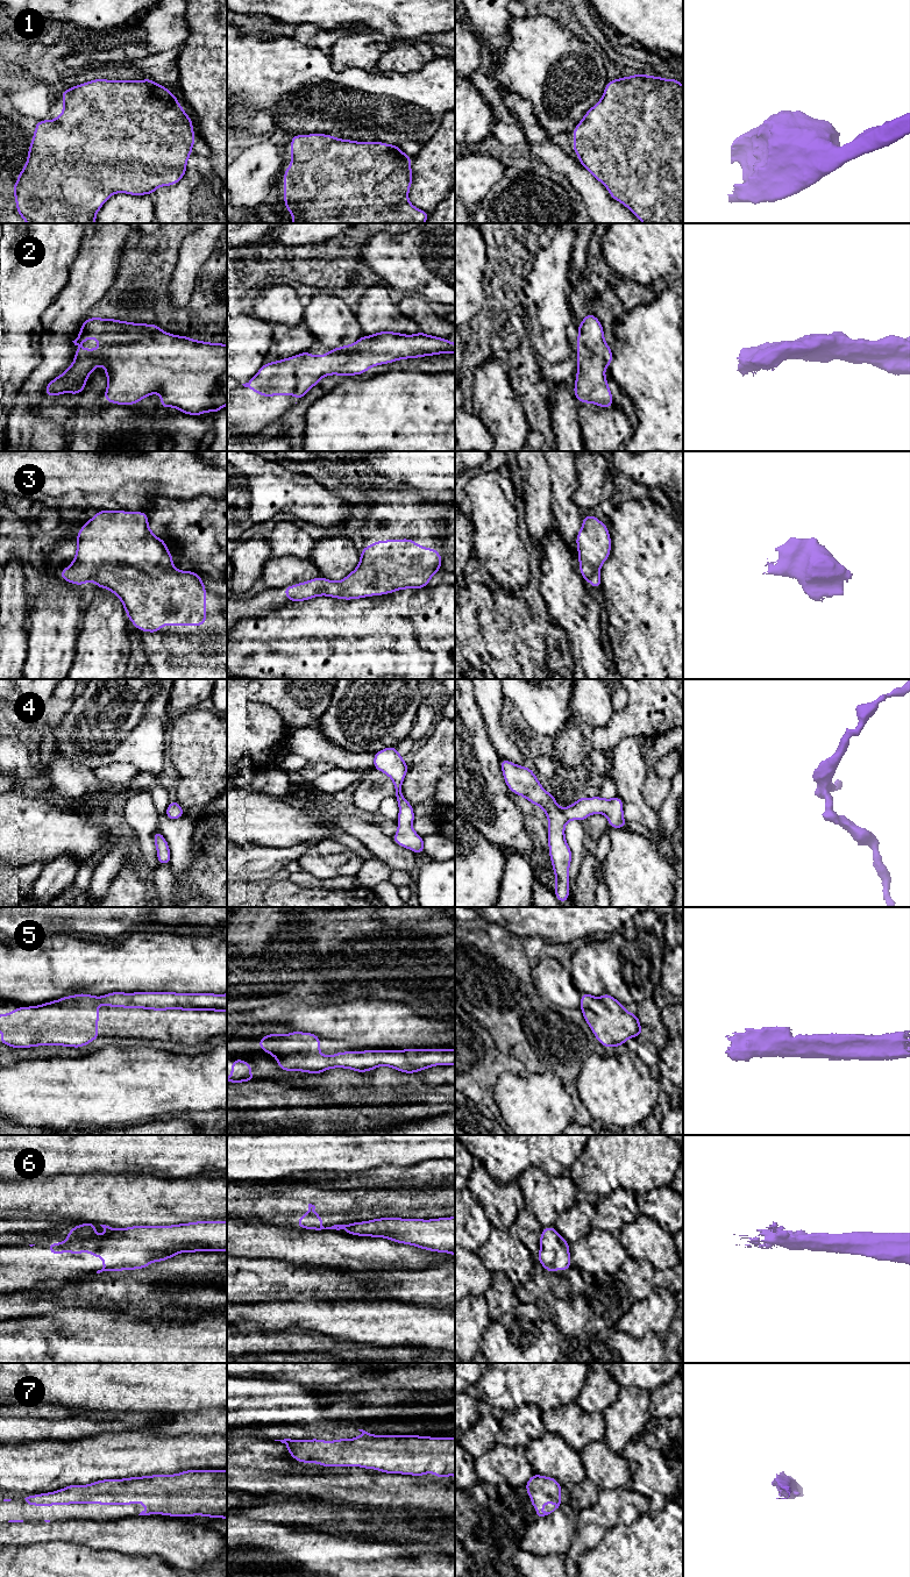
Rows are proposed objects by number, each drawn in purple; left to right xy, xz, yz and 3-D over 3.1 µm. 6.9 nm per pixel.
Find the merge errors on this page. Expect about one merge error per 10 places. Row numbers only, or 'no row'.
no row

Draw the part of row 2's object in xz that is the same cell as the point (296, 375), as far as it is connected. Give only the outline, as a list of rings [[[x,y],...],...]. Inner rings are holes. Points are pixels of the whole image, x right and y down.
[[[378,331],[371,336],[363,335],[350,345],[330,349],[326,355],[314,356],[307,351],[299,355],[265,363],[258,372],[246,384],[248,387],[262,397],[289,395],[292,394],[301,400],[307,391],[326,376],[355,376],[365,373],[371,366],[390,364],[393,361],[434,356],[439,354],[455,354],[455,343],[447,338],[431,336],[425,333],[404,335],[394,331]]]

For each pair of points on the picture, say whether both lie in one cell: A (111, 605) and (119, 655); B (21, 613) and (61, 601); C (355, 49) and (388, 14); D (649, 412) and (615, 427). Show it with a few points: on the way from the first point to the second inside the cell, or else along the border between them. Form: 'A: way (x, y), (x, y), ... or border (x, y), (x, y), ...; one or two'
A: way (111, 618), (111, 642); one
B: border (30, 613), (27, 621); two
C: border (365, 29), (350, 30); two
D: border (634, 429), (628, 439); two

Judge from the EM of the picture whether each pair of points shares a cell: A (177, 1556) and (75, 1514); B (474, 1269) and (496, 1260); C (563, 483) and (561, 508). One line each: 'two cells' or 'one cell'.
A: two cells
B: two cells
C: one cell

